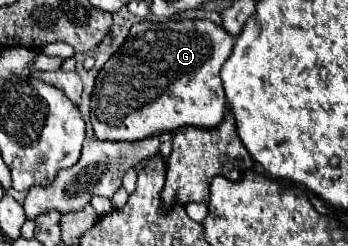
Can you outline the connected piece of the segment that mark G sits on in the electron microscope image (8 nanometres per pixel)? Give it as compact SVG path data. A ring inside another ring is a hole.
M208 18L182 20L182 22L138 22L130 28L124 44L110 56L96 78L92 92L90 122L94 138L98 140L142 140L162 132L174 132L182 126L214 128L226 114L226 98L220 80L220 68L232 54L234 38Z

